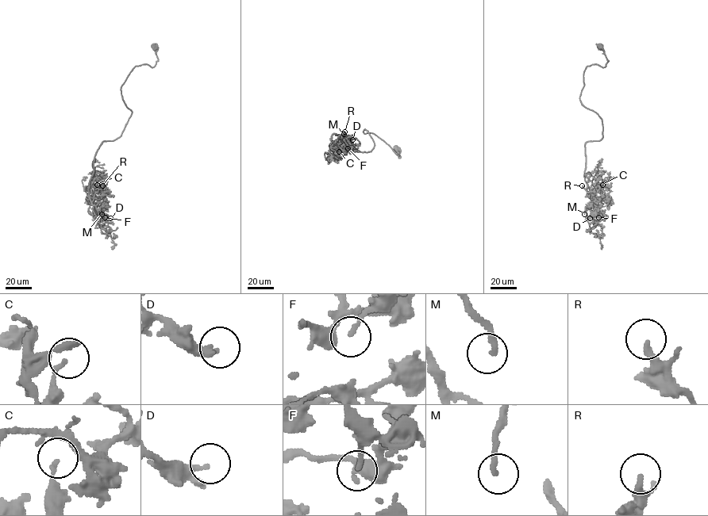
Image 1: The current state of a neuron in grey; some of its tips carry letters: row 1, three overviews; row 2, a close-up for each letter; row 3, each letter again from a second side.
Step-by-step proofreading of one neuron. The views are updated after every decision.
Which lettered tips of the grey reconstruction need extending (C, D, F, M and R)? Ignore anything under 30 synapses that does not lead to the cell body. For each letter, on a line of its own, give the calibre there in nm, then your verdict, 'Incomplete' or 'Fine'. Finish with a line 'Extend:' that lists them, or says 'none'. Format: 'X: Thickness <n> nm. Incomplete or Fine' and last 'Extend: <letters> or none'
C: Thickness 140 nm. Fine
D: Thickness 170 nm. Incomplete
F: Thickness 140 nm. Fine
M: Thickness 190 nm. Incomplete
R: Thickness 280 nm. Fine
Extend: D, M

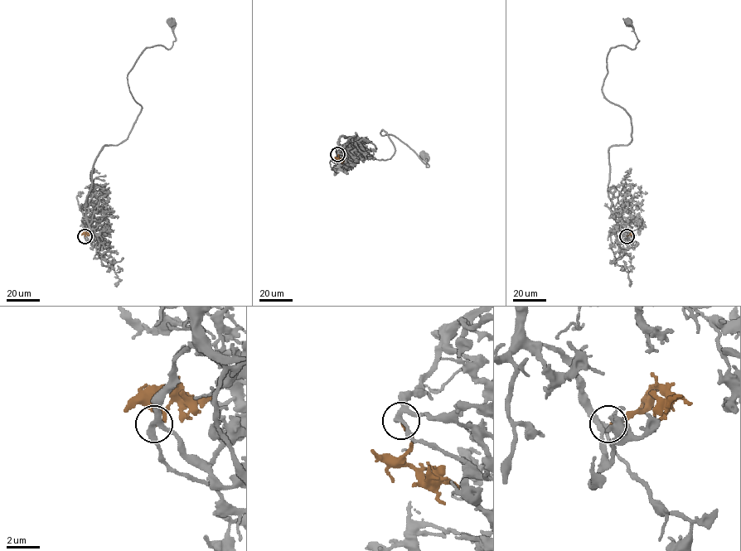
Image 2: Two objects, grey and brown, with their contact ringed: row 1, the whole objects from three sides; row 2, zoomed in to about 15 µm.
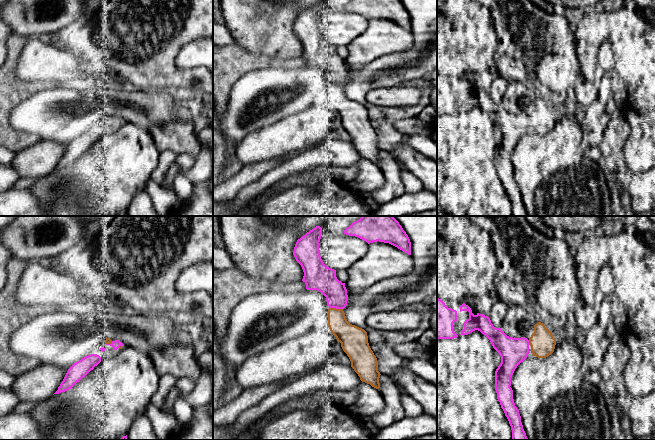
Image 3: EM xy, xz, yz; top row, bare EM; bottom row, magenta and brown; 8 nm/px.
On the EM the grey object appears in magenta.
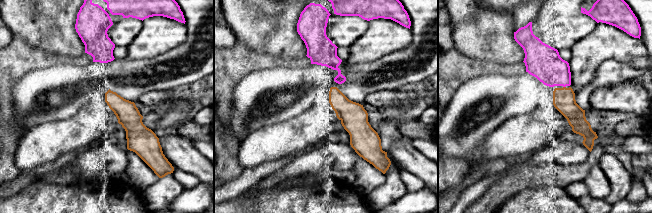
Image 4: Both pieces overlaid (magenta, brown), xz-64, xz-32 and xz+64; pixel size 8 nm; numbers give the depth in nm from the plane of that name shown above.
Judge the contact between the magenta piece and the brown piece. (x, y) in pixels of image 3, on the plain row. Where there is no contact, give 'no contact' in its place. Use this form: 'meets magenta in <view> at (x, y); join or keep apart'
meets magenta in xz at (336, 84); join

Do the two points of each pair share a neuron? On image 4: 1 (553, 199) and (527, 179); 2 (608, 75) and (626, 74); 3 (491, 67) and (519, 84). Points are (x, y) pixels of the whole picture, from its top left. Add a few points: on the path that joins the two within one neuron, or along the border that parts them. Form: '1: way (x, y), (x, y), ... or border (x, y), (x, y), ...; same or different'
1: border (561, 187), (544, 184), (527, 187), (515, 194); different
2: way (612, 74), (622, 74); same
3: border (525, 71), (519, 74), (482, 74), (479, 76); different

